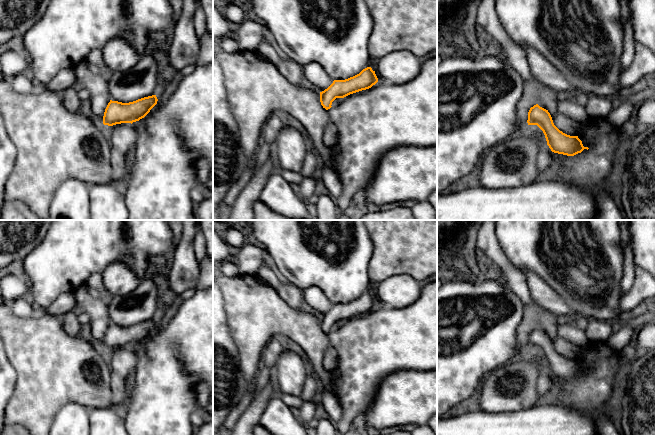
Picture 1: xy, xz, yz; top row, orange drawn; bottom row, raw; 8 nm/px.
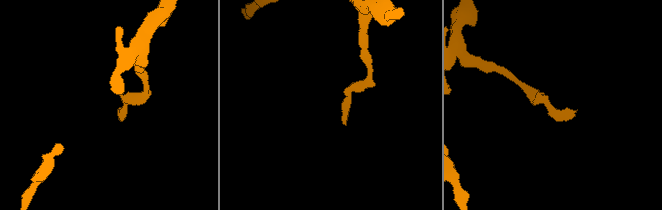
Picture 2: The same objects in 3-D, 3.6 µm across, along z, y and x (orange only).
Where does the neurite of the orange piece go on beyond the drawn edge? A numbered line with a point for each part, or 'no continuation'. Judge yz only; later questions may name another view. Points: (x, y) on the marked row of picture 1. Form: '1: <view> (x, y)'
1: yz (535, 92)

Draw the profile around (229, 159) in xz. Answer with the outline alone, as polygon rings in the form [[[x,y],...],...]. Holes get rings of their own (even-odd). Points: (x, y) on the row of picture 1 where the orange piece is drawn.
[[[213,54],[213,211],[250,164],[229,108],[222,68]]]

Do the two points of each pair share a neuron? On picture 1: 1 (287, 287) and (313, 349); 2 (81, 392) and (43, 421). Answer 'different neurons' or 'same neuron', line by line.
1: different neurons
2: same neuron

